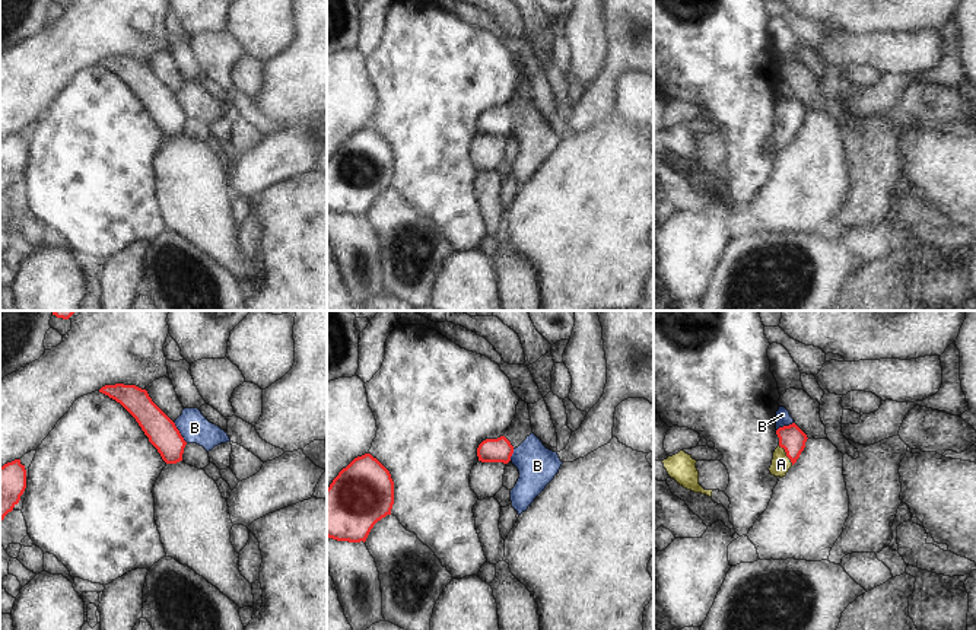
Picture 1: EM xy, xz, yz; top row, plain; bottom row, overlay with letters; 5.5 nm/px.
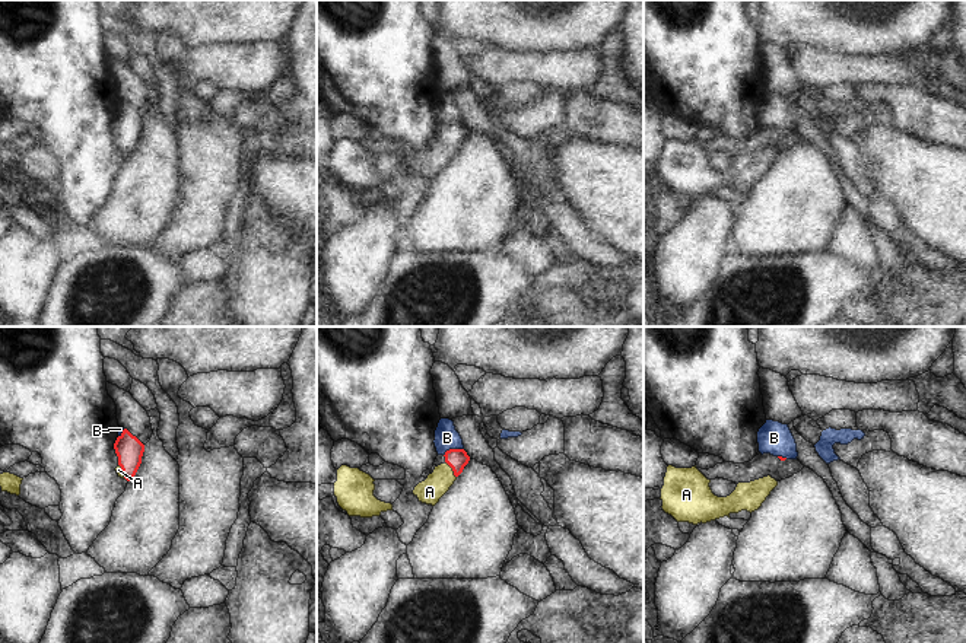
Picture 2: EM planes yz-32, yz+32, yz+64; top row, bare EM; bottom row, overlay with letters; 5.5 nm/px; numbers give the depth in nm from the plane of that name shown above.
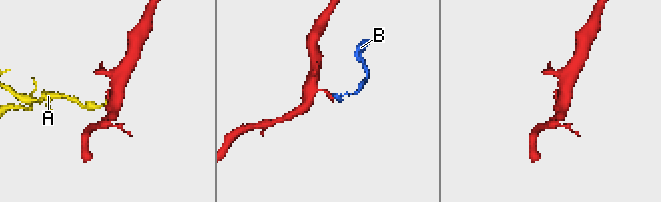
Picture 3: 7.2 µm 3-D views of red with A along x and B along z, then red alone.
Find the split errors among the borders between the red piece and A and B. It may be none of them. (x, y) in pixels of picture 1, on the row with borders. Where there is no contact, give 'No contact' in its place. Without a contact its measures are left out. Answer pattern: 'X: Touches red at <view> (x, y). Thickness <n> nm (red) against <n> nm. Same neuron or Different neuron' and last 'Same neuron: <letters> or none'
A: Touches red at yz (787, 455). Thickness 150 nm (red) against 110 nm. Same neuron
B: Touches red at xy (178, 432). Thickness 170 nm (red) against 170 nm. Different neuron
Same neuron: A.

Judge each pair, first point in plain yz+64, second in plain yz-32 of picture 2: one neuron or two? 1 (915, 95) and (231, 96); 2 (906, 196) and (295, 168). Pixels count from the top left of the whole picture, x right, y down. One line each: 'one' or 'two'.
1: two
2: one

